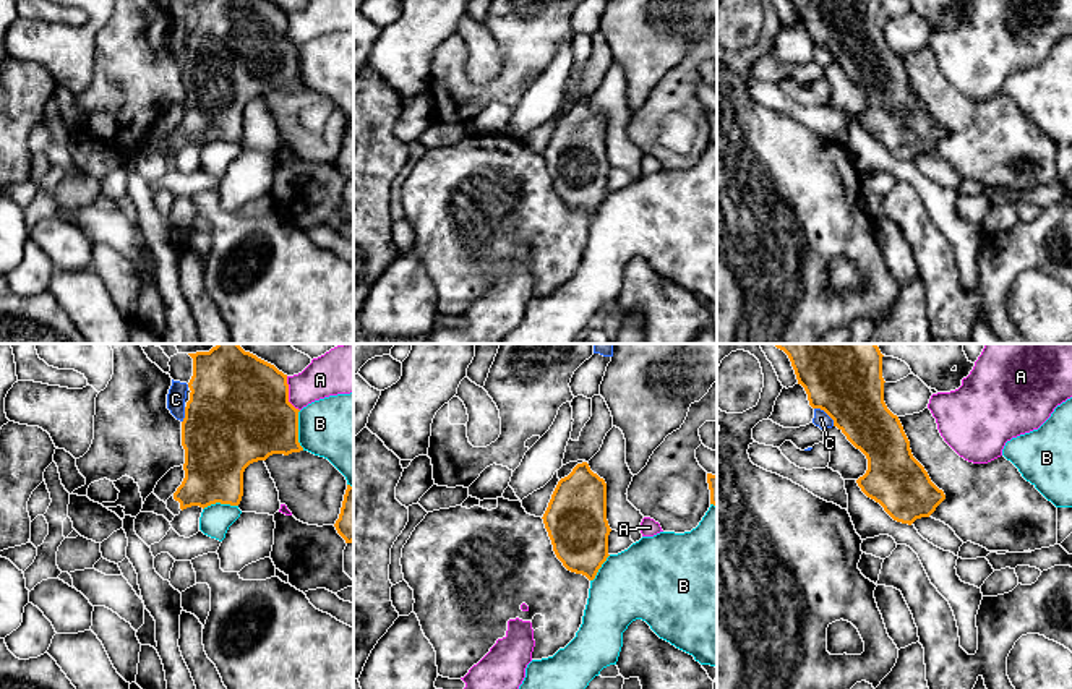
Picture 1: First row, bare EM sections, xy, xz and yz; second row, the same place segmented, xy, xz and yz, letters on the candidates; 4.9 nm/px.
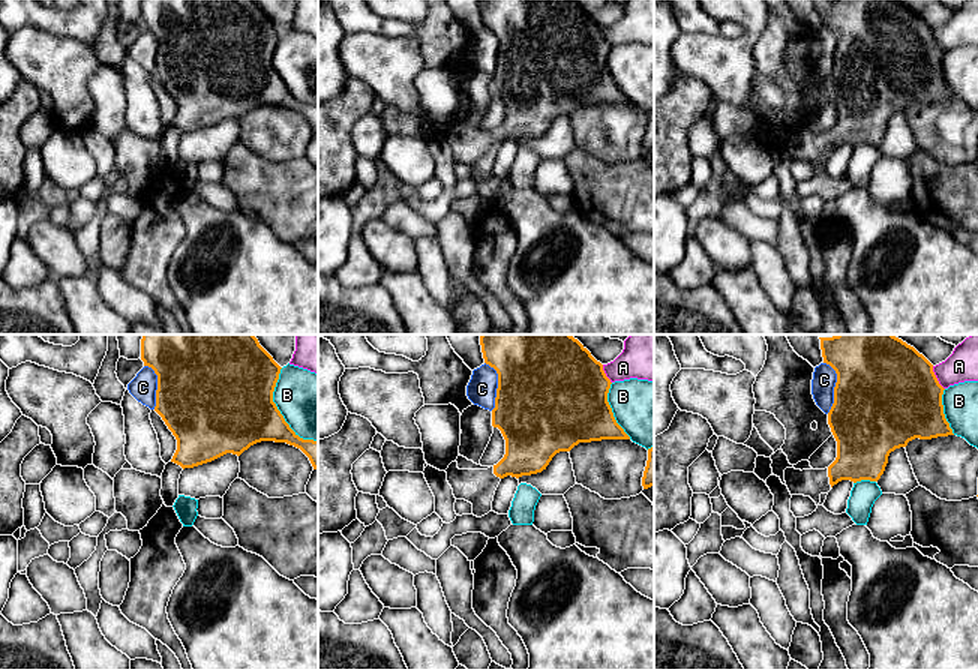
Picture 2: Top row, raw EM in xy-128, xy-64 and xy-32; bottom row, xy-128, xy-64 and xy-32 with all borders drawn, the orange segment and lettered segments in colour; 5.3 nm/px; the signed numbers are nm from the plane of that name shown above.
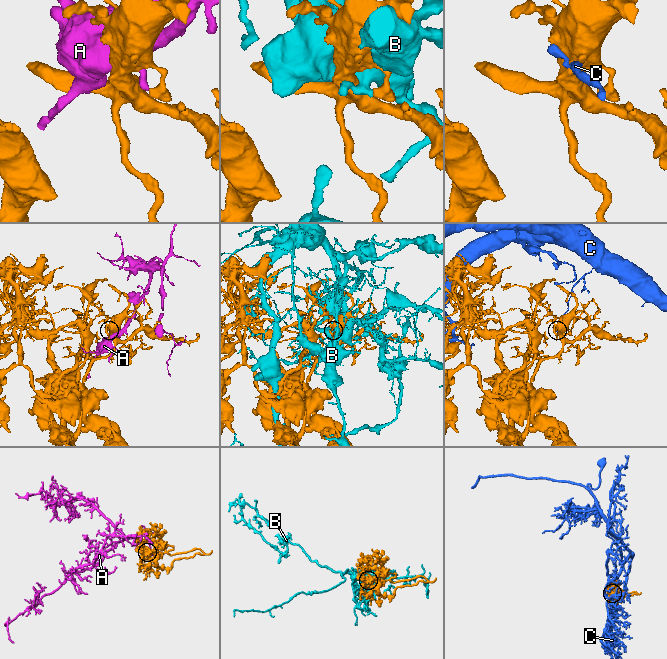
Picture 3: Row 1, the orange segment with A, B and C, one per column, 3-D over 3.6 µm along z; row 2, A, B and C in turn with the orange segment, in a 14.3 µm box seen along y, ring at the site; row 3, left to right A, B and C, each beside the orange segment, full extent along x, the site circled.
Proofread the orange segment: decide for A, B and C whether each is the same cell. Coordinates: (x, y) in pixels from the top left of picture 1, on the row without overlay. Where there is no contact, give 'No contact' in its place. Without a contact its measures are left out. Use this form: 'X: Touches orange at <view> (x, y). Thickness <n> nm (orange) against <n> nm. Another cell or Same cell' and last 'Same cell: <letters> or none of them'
A: Touches orange at xy (287, 31). Thickness 500 nm (orange) against 180 nm. Another cell
B: Touches orange at xy (297, 67). Thickness 440 nm (orange) against 360 nm. Another cell
C: Touches orange at yz (826, 49). Thickness 320 nm (orange) against 80 nm. Another cell
Same cell: none of them

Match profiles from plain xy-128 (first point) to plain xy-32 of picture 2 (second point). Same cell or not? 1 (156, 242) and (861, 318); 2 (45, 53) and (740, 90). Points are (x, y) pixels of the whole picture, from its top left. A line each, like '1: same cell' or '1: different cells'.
1: same cell
2: same cell

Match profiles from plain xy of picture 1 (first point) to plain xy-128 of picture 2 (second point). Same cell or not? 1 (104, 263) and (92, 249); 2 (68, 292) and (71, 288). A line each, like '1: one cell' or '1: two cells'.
1: one cell
2: one cell

